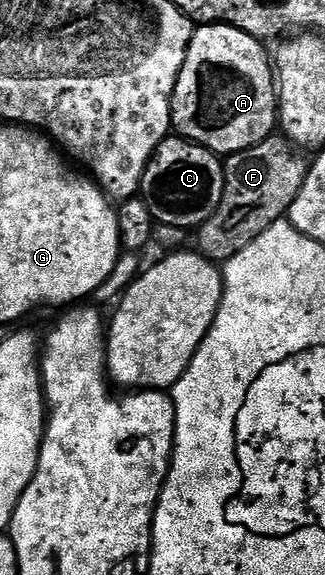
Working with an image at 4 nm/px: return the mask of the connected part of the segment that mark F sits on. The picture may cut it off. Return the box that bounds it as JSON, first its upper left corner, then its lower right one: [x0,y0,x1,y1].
[196,135,308,263]

